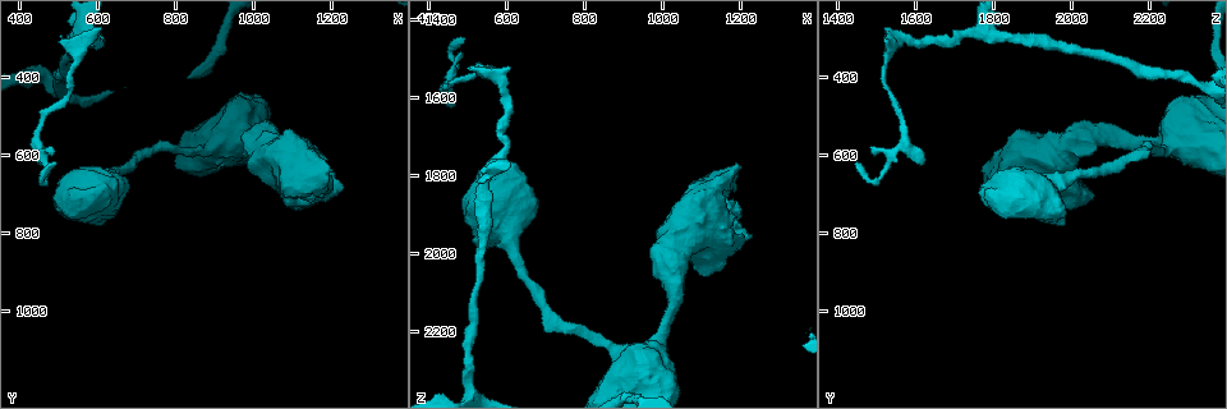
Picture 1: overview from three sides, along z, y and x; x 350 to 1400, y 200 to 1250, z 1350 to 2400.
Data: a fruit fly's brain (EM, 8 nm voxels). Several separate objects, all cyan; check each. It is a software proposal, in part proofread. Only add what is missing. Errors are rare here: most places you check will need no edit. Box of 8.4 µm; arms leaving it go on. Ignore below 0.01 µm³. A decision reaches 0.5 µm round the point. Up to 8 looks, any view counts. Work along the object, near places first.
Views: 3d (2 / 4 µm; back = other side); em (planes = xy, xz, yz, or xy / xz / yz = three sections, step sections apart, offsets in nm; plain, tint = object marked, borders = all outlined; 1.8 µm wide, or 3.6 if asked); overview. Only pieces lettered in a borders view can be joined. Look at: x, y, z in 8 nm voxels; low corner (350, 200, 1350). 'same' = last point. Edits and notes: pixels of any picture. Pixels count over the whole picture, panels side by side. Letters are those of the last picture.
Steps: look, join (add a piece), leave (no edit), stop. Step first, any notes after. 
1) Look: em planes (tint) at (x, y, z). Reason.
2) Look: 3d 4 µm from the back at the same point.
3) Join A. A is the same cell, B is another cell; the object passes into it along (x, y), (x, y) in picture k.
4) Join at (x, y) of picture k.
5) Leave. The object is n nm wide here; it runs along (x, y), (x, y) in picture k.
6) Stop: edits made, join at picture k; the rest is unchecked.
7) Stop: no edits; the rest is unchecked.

Look: em planes (plain) at (570, 285, 1770).

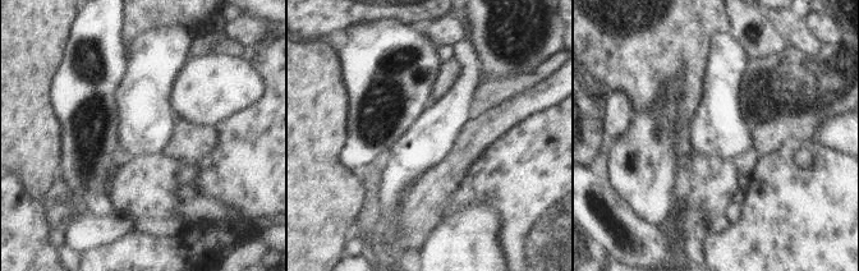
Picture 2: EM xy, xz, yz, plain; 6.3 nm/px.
Look: em planes (borders) at the same point.

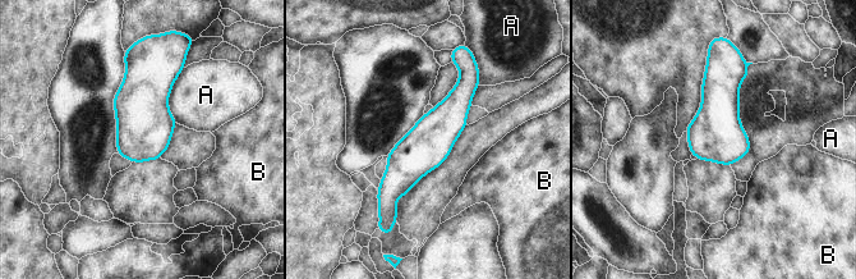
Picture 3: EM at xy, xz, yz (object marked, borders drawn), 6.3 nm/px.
Leave. A and B are other cells; it runs along (468, 73), (389, 204) in picture 3; none of them fits.

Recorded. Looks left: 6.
Look: 3d 4 µm at (460, 625, 1630). Tapers out.

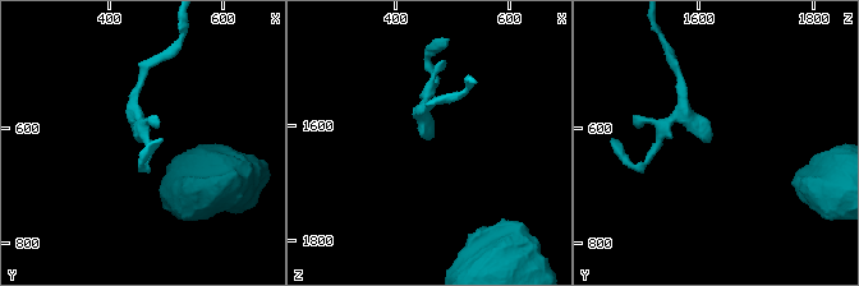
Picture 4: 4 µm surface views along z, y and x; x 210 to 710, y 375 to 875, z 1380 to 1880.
Look: em planes (plain) at (465, 615, 1620).

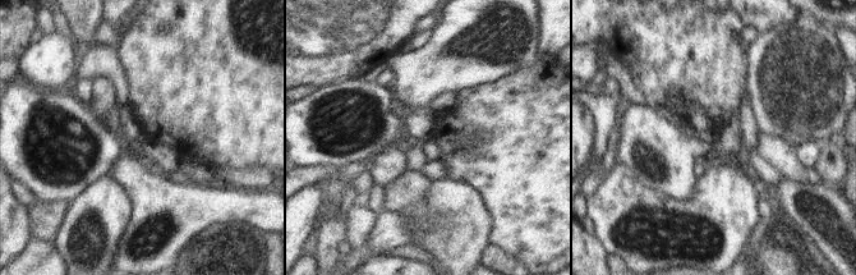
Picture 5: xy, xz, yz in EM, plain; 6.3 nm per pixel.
Look: em planes (borders) at the same point. See the neighbours.

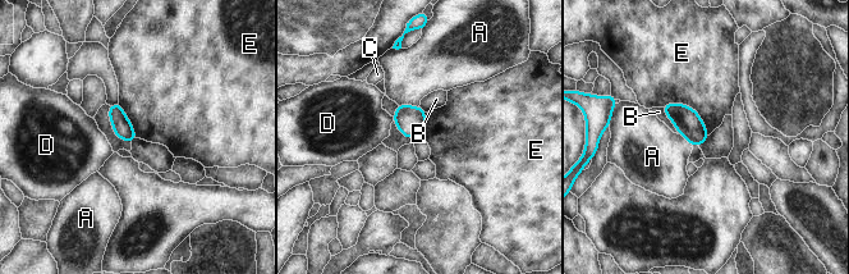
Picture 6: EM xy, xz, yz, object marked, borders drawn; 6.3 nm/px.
Leave. The object is 120 nm wide here; A, B, C, D and E are other cells; a border runs along (661, 106), (691, 106), (708, 135) in picture 6; none of them fits.

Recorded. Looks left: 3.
Look: 3d 4 µm at (860, 585, 2230). Calibre changes.

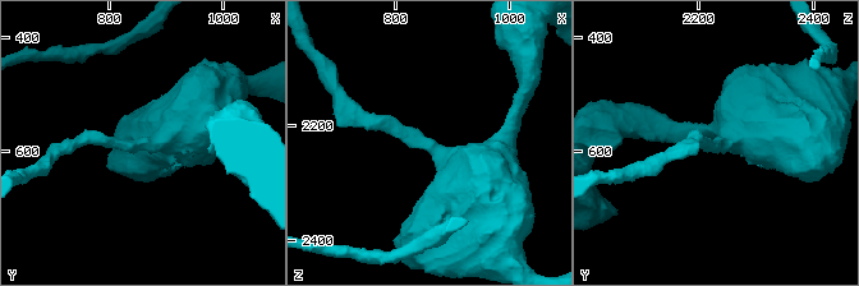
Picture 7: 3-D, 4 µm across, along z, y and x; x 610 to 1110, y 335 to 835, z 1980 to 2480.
Look: em 3.6 µm planes (borders) at (860, 585, 2240).

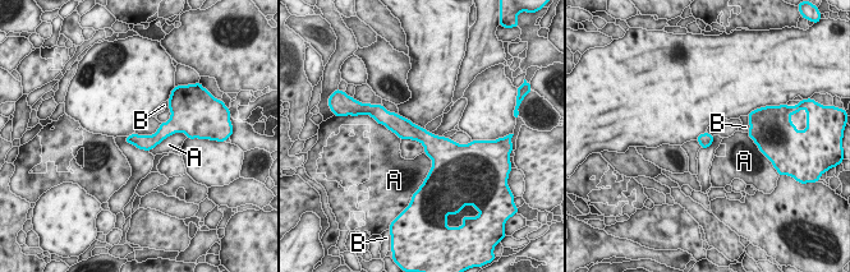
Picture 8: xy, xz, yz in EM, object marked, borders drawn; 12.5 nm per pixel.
Leave. A and B are other cells; it runs along (170, 128), (155, 139), (129, 139) in picture 8; no lettered piece goes on from it.

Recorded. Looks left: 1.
Stop: no edits; the rest is unchecked.

